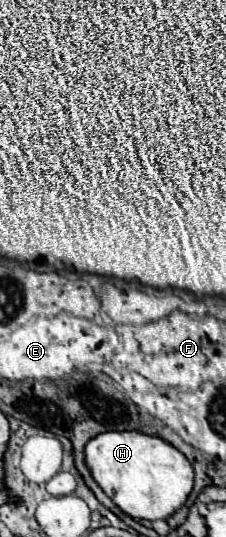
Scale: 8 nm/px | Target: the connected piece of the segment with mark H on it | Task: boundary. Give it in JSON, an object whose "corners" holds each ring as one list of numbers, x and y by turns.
{"corners":[[104,431,84,447,84,459,94,481,130,517,168,519,180,509,194,483,190,461,168,441,140,431]]}

